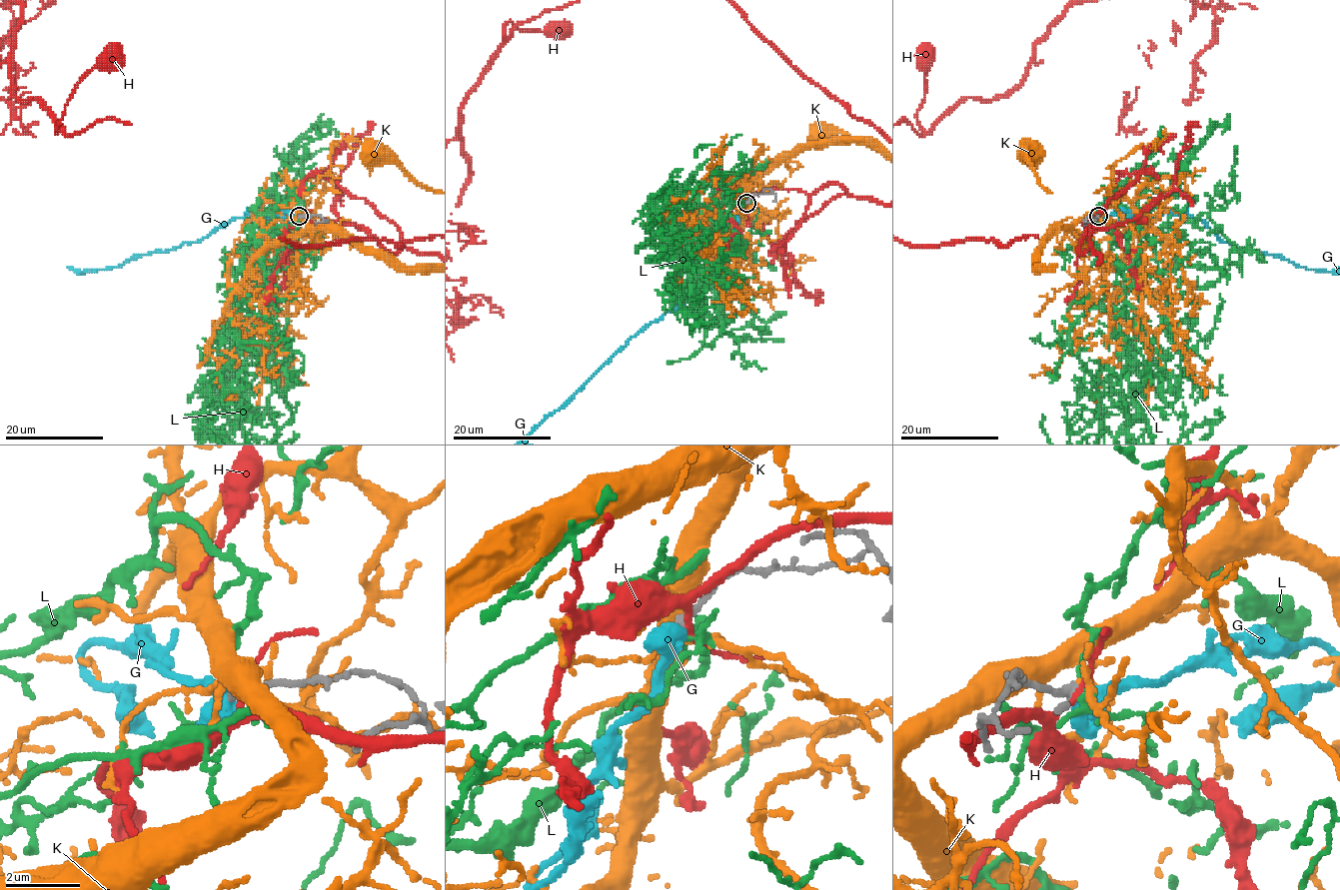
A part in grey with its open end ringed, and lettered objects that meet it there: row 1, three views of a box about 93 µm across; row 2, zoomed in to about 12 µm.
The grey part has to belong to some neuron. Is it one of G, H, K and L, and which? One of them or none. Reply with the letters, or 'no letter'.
K

